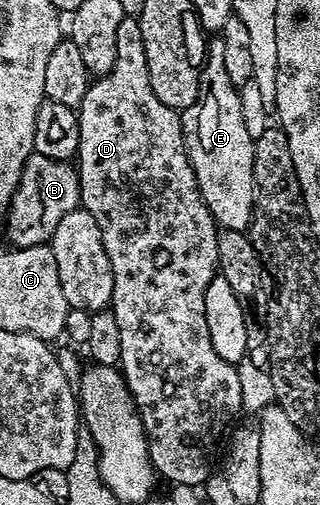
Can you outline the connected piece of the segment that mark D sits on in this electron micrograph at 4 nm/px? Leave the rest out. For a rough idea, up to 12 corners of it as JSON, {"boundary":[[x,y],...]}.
{"boundary":[[138,17],[79,115],[118,369],[160,479],[244,409],[205,290],[217,223]]}

